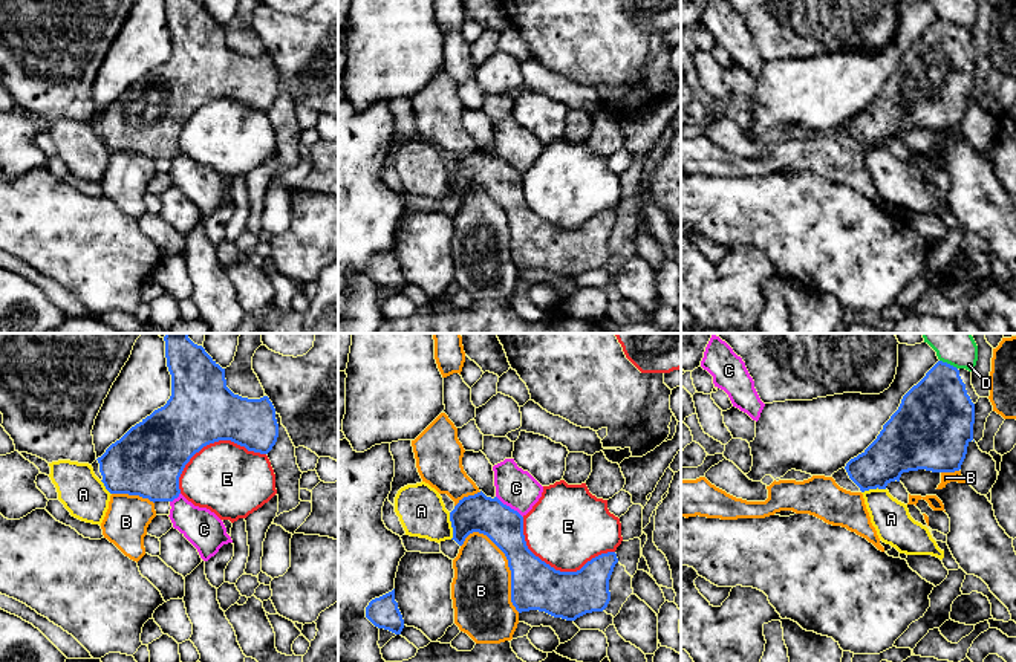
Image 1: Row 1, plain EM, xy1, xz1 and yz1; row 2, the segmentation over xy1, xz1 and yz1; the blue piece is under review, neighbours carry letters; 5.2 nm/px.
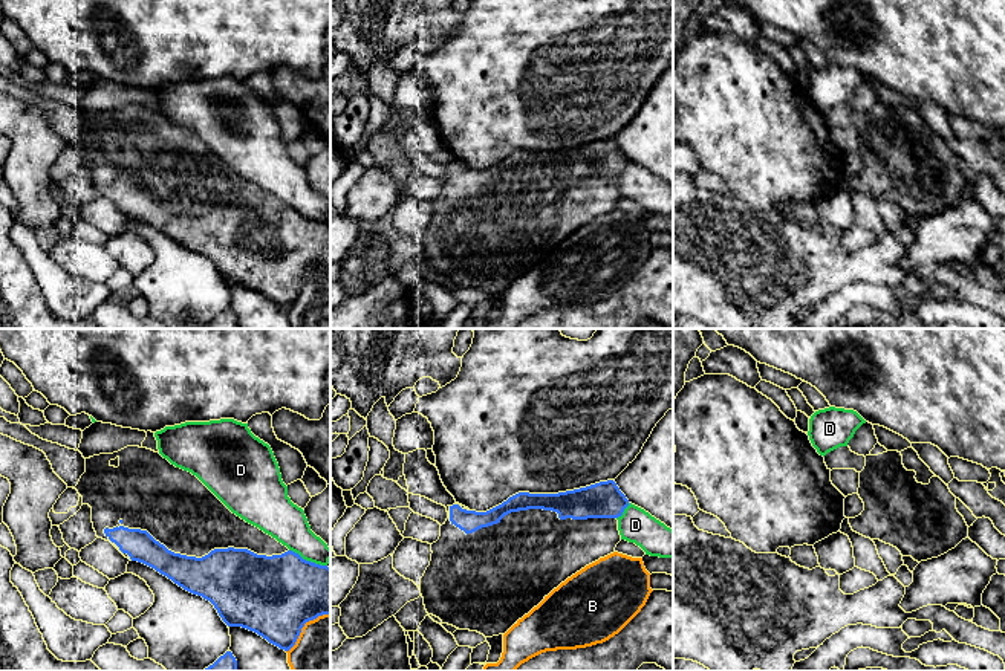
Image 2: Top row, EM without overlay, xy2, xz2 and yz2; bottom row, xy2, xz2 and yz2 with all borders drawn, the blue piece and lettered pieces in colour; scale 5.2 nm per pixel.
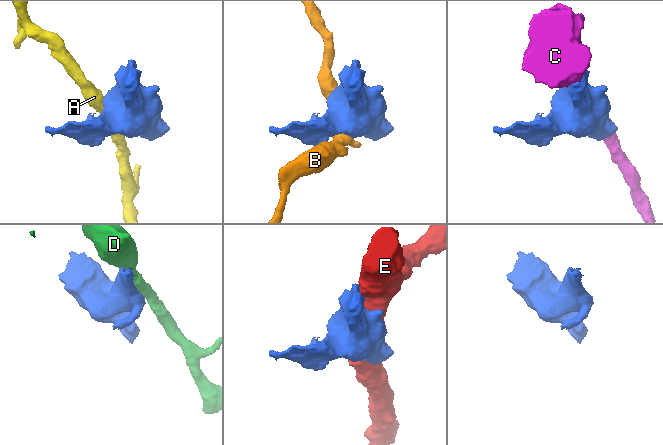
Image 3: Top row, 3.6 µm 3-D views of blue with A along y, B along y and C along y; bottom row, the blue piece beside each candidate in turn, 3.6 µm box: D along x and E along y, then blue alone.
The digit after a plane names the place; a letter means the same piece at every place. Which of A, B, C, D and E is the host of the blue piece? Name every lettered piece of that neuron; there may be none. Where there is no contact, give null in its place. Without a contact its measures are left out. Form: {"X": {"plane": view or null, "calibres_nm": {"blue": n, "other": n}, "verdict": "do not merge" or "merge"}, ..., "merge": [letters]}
{"A": {"plane": "xz1", "calibres_nm": {"blue": 200, "other": 240}, "verdict": "do not merge"}, "B": {"plane": "xz1", "calibres_nm": {"blue": 260, "other": 320}, "verdict": "do not merge"}, "C": {"plane": "xz1", "calibres_nm": {"blue": 200, "other": 200}, "verdict": "do not merge"}, "D": {"plane": "yz1", "calibres_nm": {"blue": 360, "other": 140}, "verdict": "do not merge"}, "E": {"plane": "xz1", "calibres_nm": {"blue": 260, "other": 420}, "verdict": "do not merge"}, "merge": []}

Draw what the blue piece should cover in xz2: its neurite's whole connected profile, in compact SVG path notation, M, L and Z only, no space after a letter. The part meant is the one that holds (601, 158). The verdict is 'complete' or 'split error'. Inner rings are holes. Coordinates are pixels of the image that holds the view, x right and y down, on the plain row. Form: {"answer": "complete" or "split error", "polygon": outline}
{"answer": "split error", "polygon": "M613 138L558 151L519 150L486 170L447 164L448 176L421 235L427 271L485 295L505 292L561 240L615 209L621 199L616 176L627 164Z"}

